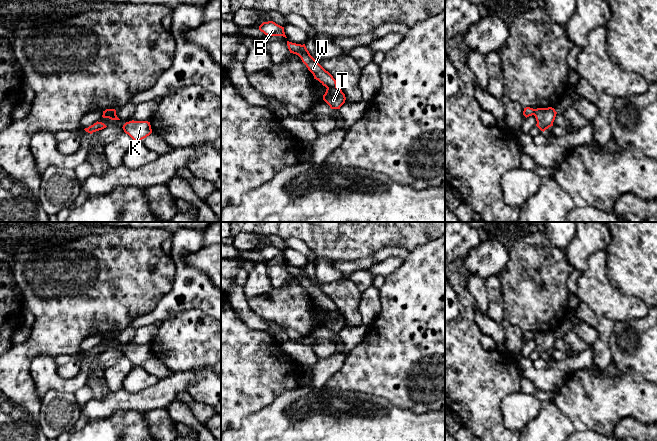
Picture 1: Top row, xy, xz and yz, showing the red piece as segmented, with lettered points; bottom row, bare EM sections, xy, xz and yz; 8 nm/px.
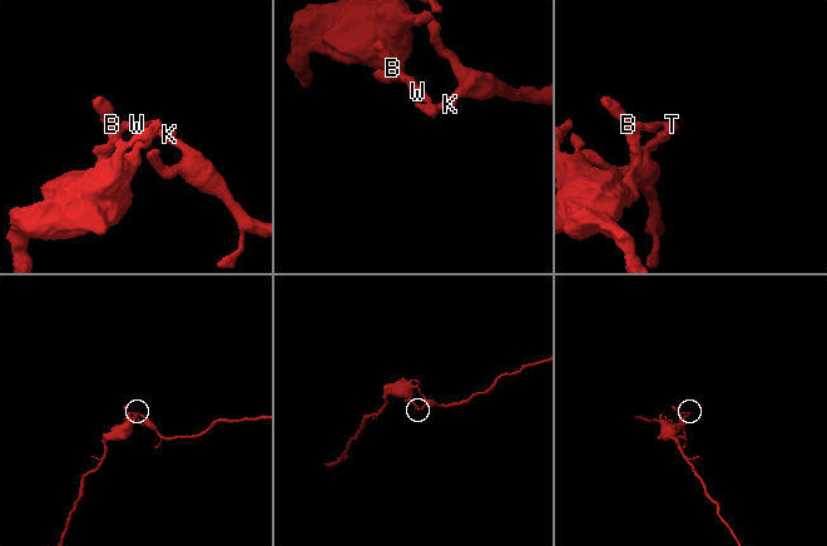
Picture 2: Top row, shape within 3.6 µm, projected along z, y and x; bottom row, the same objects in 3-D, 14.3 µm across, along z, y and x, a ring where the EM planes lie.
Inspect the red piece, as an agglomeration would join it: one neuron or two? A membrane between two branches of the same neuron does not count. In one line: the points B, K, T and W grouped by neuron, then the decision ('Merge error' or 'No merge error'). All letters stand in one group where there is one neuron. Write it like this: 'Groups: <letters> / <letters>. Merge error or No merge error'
Groups: B W / K T. Merge error

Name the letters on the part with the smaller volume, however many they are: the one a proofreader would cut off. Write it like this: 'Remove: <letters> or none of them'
Remove: K, T

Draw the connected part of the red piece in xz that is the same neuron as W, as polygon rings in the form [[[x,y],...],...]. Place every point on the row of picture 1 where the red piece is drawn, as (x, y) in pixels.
[[[287,41],[290,53],[298,55],[308,70],[313,74],[314,79],[318,80],[326,88],[337,87],[336,80],[326,71],[309,53],[305,44],[296,44]]]

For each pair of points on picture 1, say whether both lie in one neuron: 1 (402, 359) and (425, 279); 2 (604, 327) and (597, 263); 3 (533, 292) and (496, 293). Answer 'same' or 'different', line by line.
1: same
2: different
3: different

